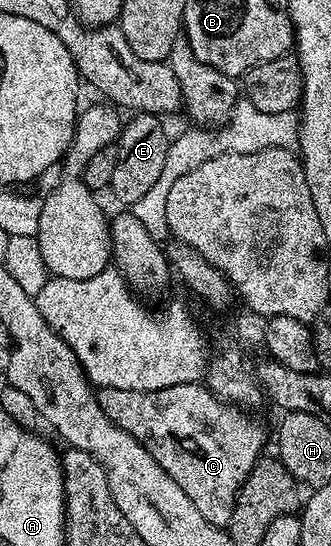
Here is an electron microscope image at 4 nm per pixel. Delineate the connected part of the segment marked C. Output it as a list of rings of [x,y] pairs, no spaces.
[[[180,384],[154,392],[102,388],[97,392],[97,401],[115,426],[127,430],[179,482],[183,494],[195,502],[195,510],[207,522],[228,529],[237,495],[257,461],[262,459],[265,432],[259,421],[249,417],[252,415],[248,411],[226,402],[216,391],[208,392],[203,385]]]

